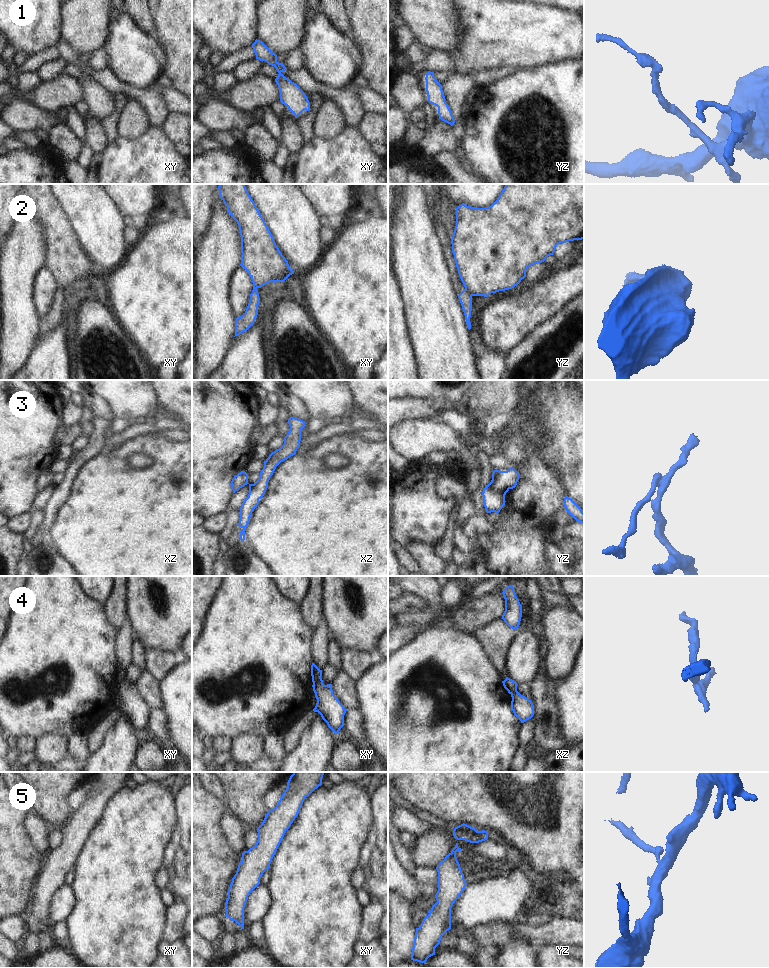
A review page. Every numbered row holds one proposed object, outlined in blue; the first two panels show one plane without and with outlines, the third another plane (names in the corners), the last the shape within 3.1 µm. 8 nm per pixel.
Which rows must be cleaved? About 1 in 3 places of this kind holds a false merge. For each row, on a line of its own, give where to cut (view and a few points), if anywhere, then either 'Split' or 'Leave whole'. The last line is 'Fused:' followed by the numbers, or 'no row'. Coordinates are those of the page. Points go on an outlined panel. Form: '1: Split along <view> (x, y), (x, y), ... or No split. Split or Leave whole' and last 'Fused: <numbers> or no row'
1: No split. Leave whole
2: Split along yz (465, 287), (472, 295). Split
3: No split. Leave whole
4: Split along xy (320, 677), (313, 683). Split
5: Split along yz (451, 852), (455, 855). Split
Fused: 2, 4, 5

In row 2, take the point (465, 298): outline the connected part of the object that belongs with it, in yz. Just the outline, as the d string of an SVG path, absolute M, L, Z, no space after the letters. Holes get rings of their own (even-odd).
M465 288L459 295L458 295L459 301L461 303L465 320L467 323L467 327L470 330L471 329L471 311L472 311L472 295L468 292L468 290Z

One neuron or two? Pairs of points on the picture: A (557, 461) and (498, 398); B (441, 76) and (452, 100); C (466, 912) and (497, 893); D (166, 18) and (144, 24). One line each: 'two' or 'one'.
A: one
B: two
C: one
D: two

